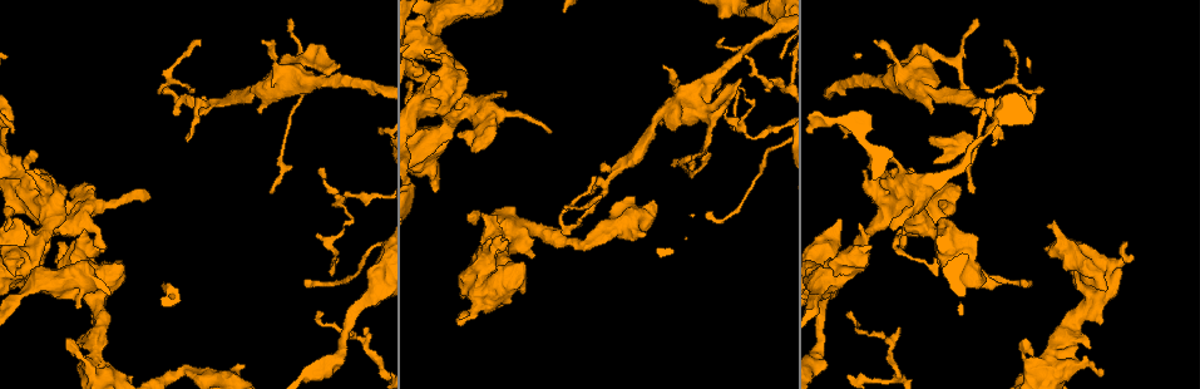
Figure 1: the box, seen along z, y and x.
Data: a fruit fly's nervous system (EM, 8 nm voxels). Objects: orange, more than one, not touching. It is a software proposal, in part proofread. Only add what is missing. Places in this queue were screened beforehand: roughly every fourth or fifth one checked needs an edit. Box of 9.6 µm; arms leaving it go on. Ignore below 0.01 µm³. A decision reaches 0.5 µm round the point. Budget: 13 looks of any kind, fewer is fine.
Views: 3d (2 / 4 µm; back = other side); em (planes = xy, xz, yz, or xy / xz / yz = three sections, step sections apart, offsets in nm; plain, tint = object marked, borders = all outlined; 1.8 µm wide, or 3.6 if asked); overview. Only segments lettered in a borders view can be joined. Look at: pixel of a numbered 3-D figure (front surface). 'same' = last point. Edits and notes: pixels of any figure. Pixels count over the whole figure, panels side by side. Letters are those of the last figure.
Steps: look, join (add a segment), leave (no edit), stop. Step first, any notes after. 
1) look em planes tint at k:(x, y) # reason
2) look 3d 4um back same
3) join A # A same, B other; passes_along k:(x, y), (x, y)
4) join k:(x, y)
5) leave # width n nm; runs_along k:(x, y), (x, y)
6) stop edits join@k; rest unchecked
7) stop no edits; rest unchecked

look em planes tint at 1:(1126, 245) # branch stops here

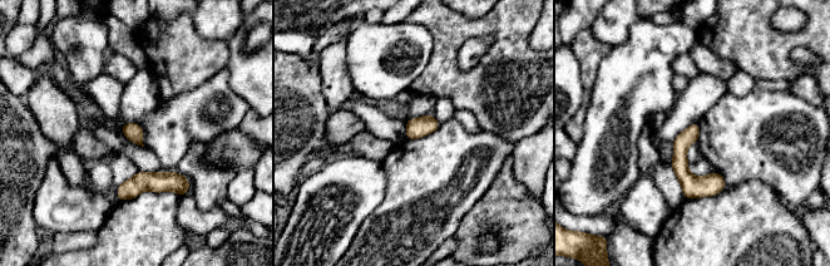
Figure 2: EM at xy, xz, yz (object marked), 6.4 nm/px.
look em planes borders same

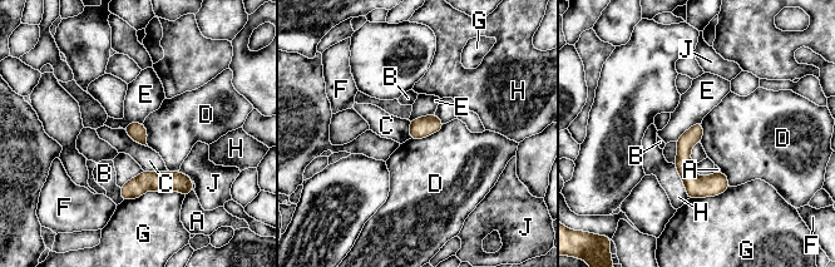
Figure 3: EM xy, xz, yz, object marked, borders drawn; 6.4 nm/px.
leave # A other, B other, C other, D other, E other, F other, G other, H other, J other; border 3:(444, 124), (425, 137), (410, 139); none of them fits

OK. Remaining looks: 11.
look 3d 2um at 1:(60, 226) # abrupt turn

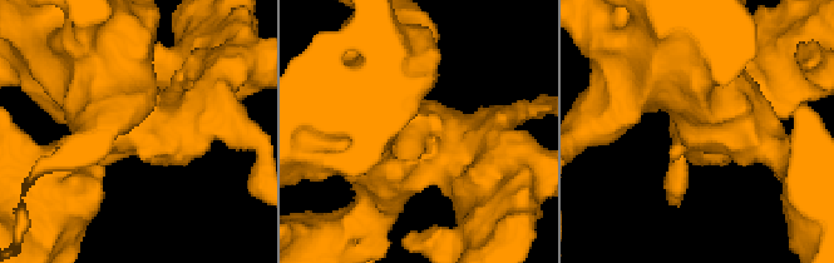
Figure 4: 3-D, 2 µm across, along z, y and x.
look em planes borders at 4:(410, 141) # arms 4

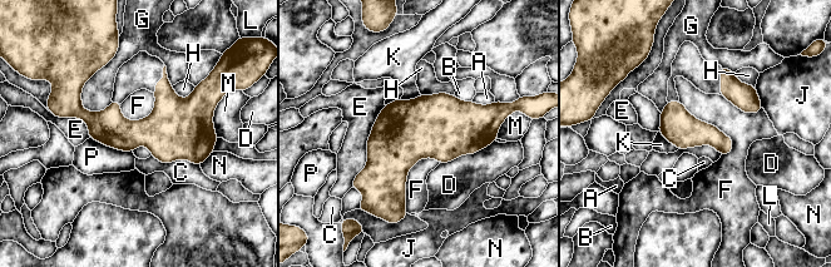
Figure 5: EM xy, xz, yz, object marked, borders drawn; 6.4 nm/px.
leave # A other, B other, C other, D other, E other, F other, G other, H other, J other, K other, L other, M other, N other, P other; border 5:(679, 100), (731, 139), (730, 153); no lettered segment goes on from it

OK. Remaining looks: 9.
look em 3.6um yz step 8 tint at 1:(979, 279)

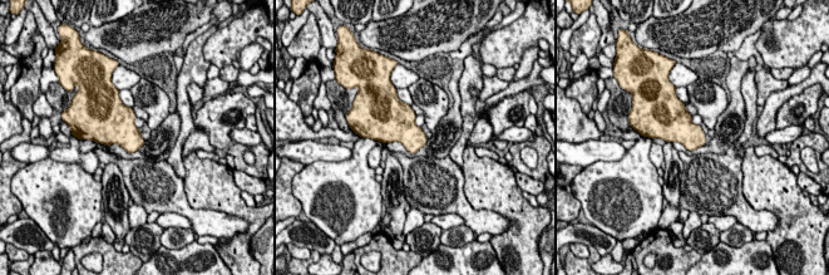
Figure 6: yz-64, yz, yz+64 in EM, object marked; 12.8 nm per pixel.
look em 3.6um planes borders same # cut it another way

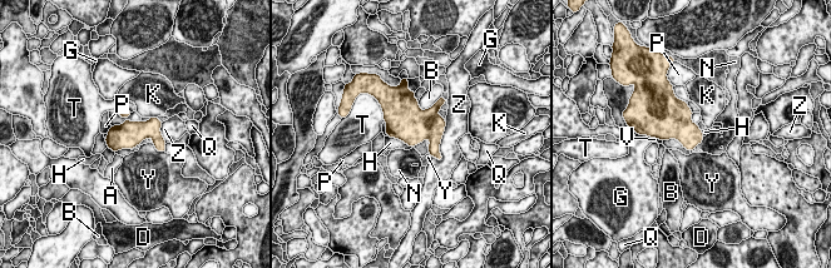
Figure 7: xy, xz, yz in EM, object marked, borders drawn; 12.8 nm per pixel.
leave # A other, B other, D other, G other, H other, K other, N other, P other, Q other, T other, V other, Y other, Z other; border 7:(387, 135), (401, 139), (411, 148); none of them fits

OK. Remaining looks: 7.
look 3d 4um back at 1:(25, 263)

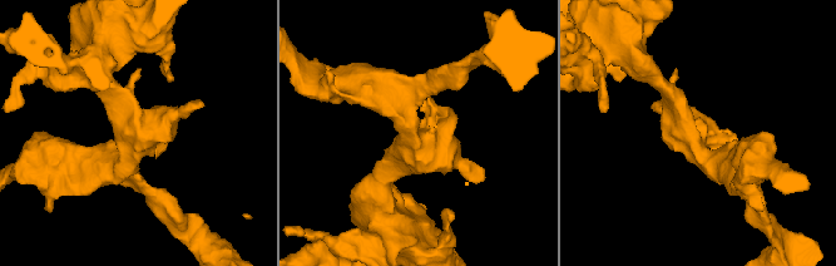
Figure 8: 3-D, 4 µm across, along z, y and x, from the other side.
look em planes borders at 8:(139, 131) # need the tissue

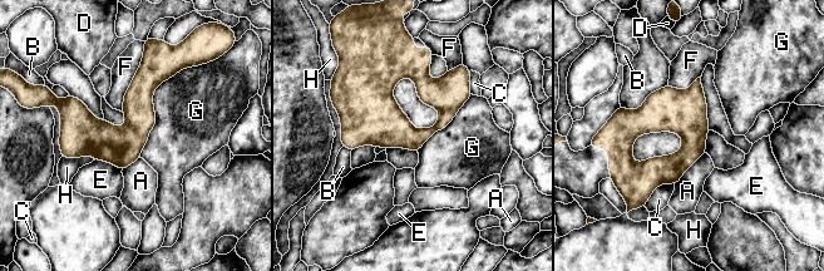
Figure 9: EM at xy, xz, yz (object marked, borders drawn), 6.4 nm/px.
leave # longest_contact G 650 nm; A other, B other, C other, D other, E other, F other, G other, H other; border 9:(183, 68), (153, 92), (139, 157); no lettered segment goes on from it

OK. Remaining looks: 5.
look 3d 4um at 1:(188, 141) # branch stops here

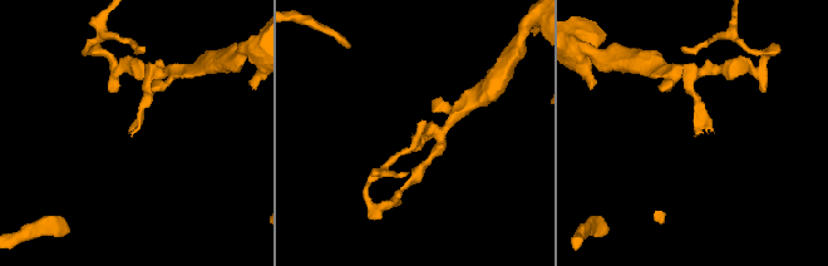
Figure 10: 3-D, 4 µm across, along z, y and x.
look em xz step 8 borders at 10:(129, 133) # shape alone is not enough

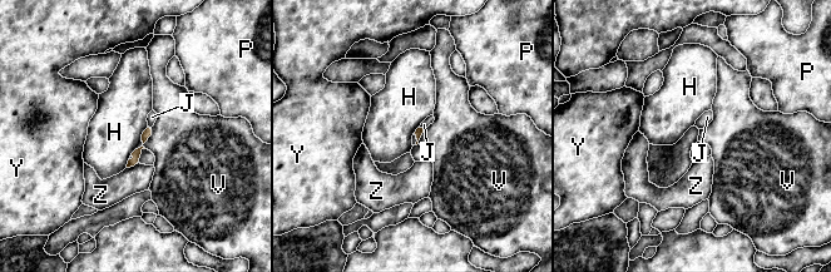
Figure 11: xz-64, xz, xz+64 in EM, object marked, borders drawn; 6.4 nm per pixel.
look em planes borders same # cut it another way

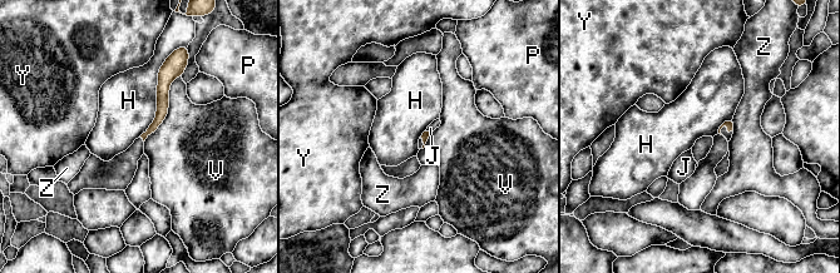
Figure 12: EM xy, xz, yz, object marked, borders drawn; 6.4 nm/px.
leave # longest_contact H 550 nm; H other, J other, P other, V other, Y other, Z other; no lettered segment goes on from it

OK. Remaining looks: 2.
stop no edits; rest unchecked

